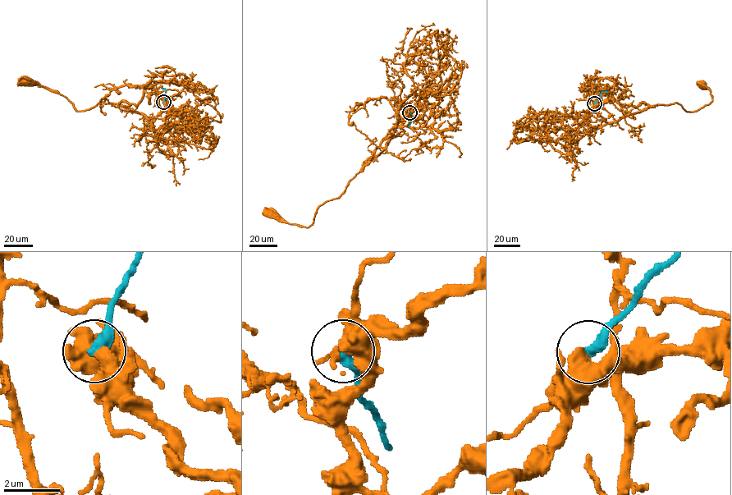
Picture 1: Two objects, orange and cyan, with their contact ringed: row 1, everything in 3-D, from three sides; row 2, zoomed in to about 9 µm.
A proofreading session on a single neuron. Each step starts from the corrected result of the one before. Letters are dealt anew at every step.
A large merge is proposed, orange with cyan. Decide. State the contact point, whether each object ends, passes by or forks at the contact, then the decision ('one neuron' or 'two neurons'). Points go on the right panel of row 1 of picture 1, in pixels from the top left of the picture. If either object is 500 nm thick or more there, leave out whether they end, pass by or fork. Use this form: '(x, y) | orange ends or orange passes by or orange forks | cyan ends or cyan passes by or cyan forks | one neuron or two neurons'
(594, 103) | two neurons

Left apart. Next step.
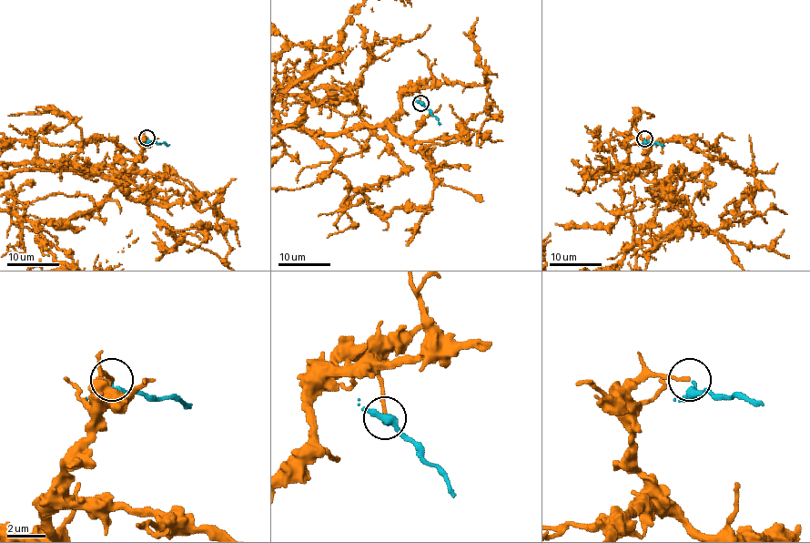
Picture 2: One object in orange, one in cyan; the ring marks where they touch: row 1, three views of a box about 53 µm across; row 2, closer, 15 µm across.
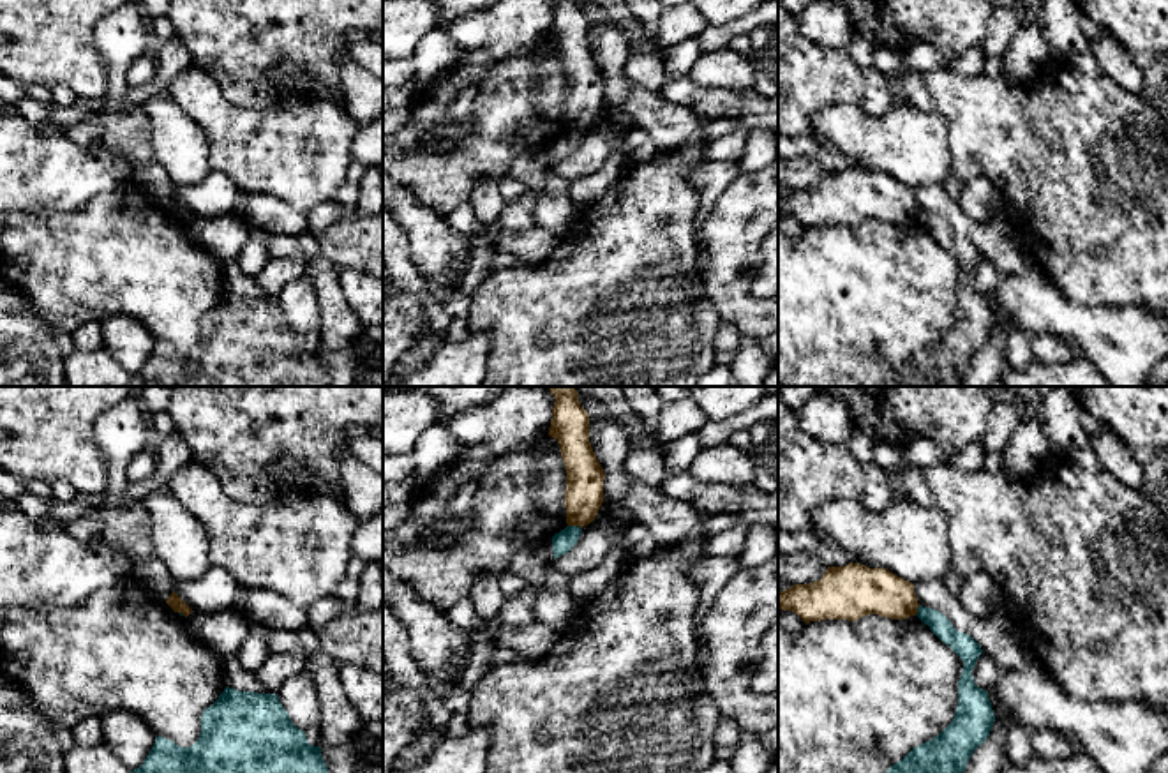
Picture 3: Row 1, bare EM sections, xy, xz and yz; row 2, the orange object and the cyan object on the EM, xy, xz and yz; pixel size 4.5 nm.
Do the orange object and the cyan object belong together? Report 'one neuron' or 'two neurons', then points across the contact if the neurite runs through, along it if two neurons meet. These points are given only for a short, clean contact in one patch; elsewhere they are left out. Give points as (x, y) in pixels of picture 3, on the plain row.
two neurons; border along xz (569, 129), (579, 133)

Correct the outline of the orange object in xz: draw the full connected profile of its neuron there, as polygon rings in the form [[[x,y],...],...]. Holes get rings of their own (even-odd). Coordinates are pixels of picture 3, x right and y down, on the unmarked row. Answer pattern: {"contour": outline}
{"contour": [[[554,0],[549,41],[559,48],[566,74],[568,131],[588,131],[603,108],[603,72],[589,48],[589,19],[577,0]]]}

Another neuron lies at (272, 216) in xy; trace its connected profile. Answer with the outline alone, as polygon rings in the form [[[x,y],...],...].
[[[245,194],[245,208],[251,221],[268,235],[289,235],[296,238],[307,229],[307,214],[295,210],[277,198]]]

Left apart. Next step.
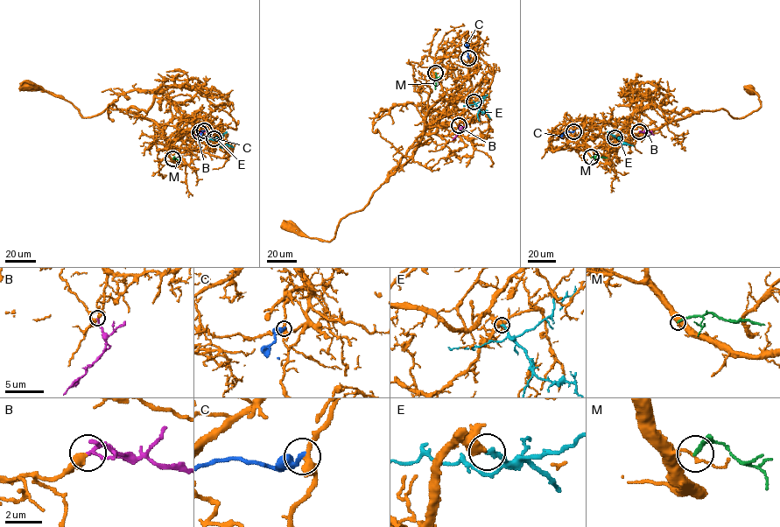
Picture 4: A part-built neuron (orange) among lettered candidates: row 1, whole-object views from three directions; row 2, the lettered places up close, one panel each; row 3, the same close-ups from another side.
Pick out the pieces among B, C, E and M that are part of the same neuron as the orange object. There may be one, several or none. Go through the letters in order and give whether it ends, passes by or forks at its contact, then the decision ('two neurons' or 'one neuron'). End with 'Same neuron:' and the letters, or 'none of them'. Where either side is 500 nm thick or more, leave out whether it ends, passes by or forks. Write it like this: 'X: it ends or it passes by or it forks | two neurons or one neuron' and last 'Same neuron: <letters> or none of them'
B: it ends | one neuron
C: it ends | two neurons
E: one neuron
M: it ends | two neurons
Same neuron: B, E

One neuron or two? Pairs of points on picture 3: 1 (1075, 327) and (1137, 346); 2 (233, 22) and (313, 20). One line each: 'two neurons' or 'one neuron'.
1: one neuron
2: one neuron

